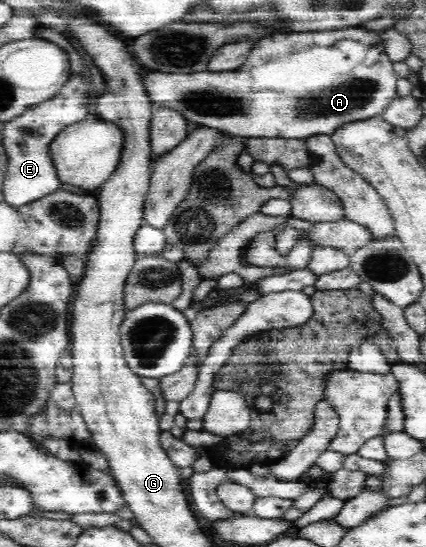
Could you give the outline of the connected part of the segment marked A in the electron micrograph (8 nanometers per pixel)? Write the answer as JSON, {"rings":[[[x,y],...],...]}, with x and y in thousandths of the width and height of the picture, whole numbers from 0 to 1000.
{"rings":[[[843,49],[791,53],[791,57],[711,57],[641,60],[606,73],[599,86],[589,90],[577,113],[549,128],[523,128],[521,132],[498,132],[495,128],[460,130],[453,133],[387,133],[380,130],[352,128],[340,137],[338,161],[350,170],[357,185],[357,203],[371,197],[401,199],[406,205],[420,205],[432,218],[453,232],[469,229],[481,234],[500,234],[516,241],[531,241],[559,254],[577,256],[585,252],[671,252],[674,256],[721,256],[732,249],[777,249],[777,245],[803,229],[822,227],[833,221],[866,219],[878,212],[894,214],[897,207],[915,196],[918,185],[932,170],[932,146],[923,128],[923,112],[901,93],[899,73],[892,71],[890,57],[862,57]]]}

